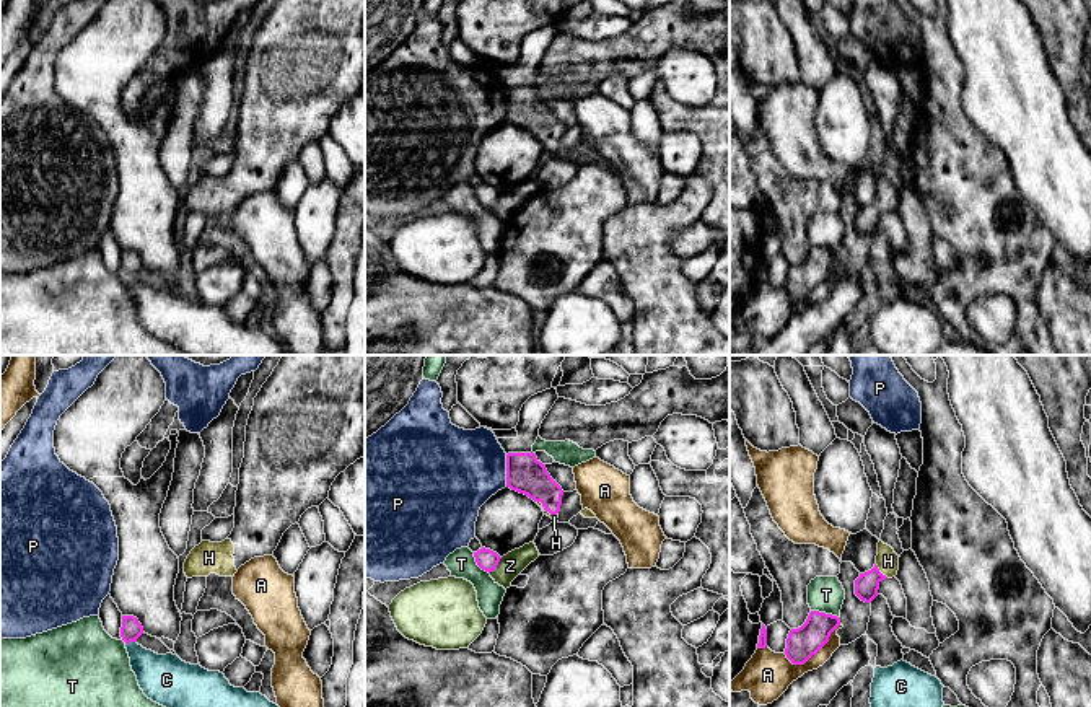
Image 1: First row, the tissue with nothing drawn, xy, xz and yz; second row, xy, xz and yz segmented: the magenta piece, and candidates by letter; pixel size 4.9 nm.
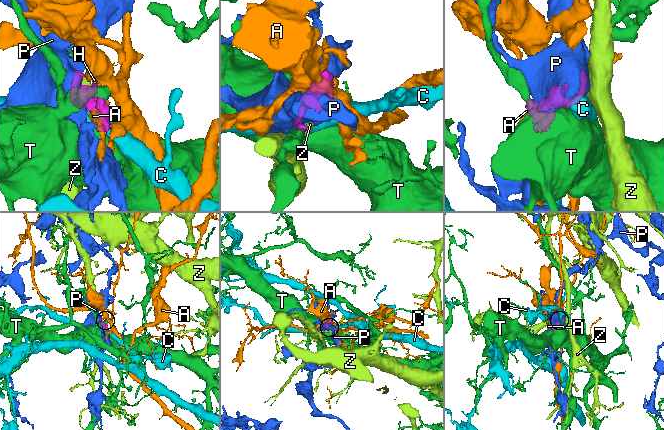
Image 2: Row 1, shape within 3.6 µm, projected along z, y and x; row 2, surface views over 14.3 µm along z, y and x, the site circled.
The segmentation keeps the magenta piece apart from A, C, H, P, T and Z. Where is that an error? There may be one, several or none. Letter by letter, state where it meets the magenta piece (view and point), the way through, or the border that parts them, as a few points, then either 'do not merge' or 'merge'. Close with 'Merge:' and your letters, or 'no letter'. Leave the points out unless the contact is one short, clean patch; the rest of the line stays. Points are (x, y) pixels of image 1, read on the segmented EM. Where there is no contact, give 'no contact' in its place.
A: meets magenta in yz at (814, 654); do not merge
C: meets magenta in xy at (131, 641); border along xy (135, 641), (126, 644); do not merge
H: meets magenta in yz at (880, 572); runs through yz (867, 585), (880, 572), (888, 561); merge
P: meets magenta in xz at (507, 471); do not merge
T: meets magenta in yz at (824, 613); do not merge
Z: meets magenta in xz at (497, 564); border along xz (502, 557), (489, 572); do not merge
Merge: H

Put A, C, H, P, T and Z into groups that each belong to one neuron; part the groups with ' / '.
A / C / H / P / T / Z

